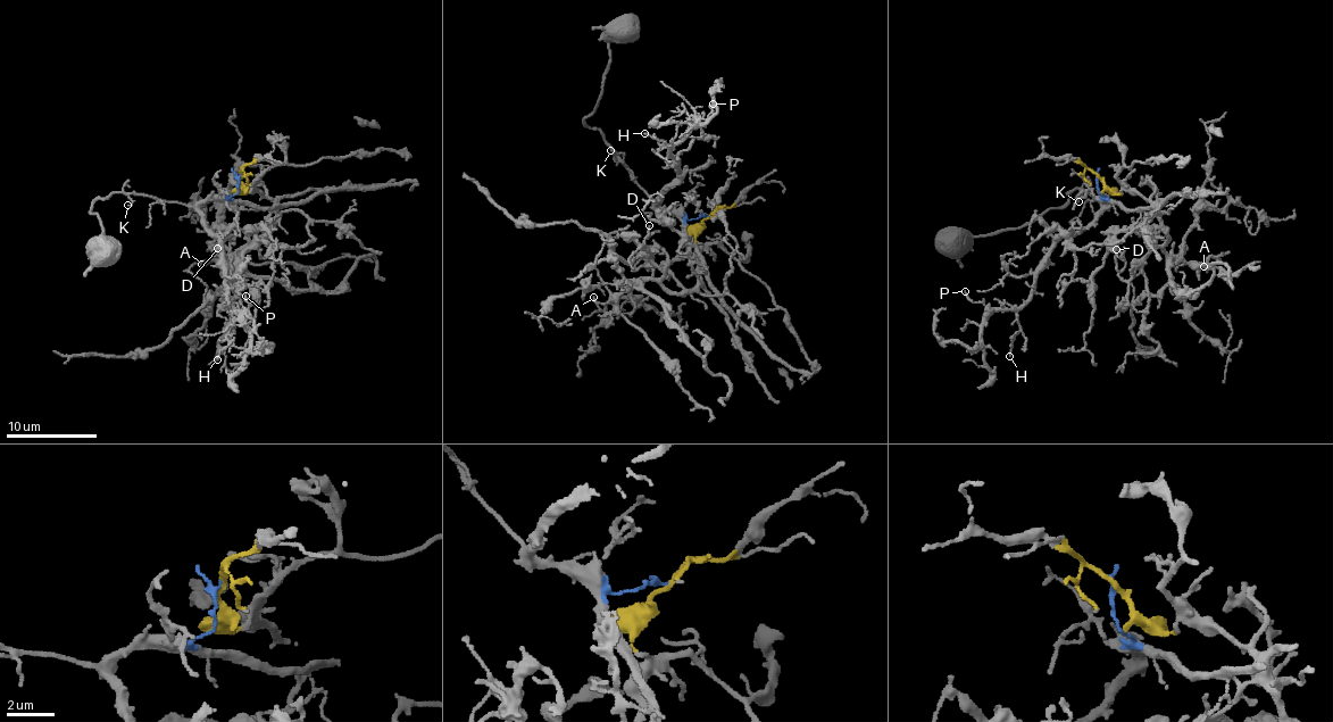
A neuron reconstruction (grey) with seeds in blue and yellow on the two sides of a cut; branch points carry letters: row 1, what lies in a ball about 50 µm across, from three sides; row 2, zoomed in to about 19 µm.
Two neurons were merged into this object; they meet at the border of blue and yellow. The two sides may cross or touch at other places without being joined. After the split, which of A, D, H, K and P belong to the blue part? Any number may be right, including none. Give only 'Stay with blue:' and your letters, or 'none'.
Stay with blue: H, K, P

